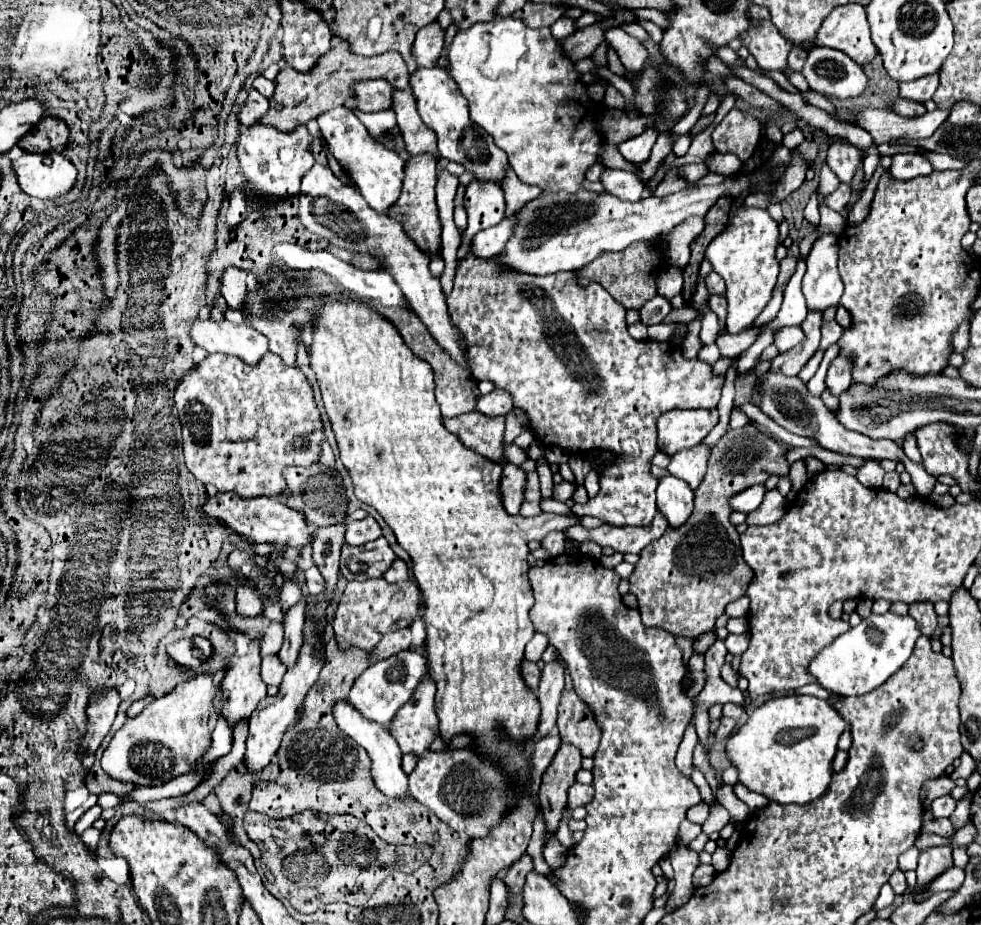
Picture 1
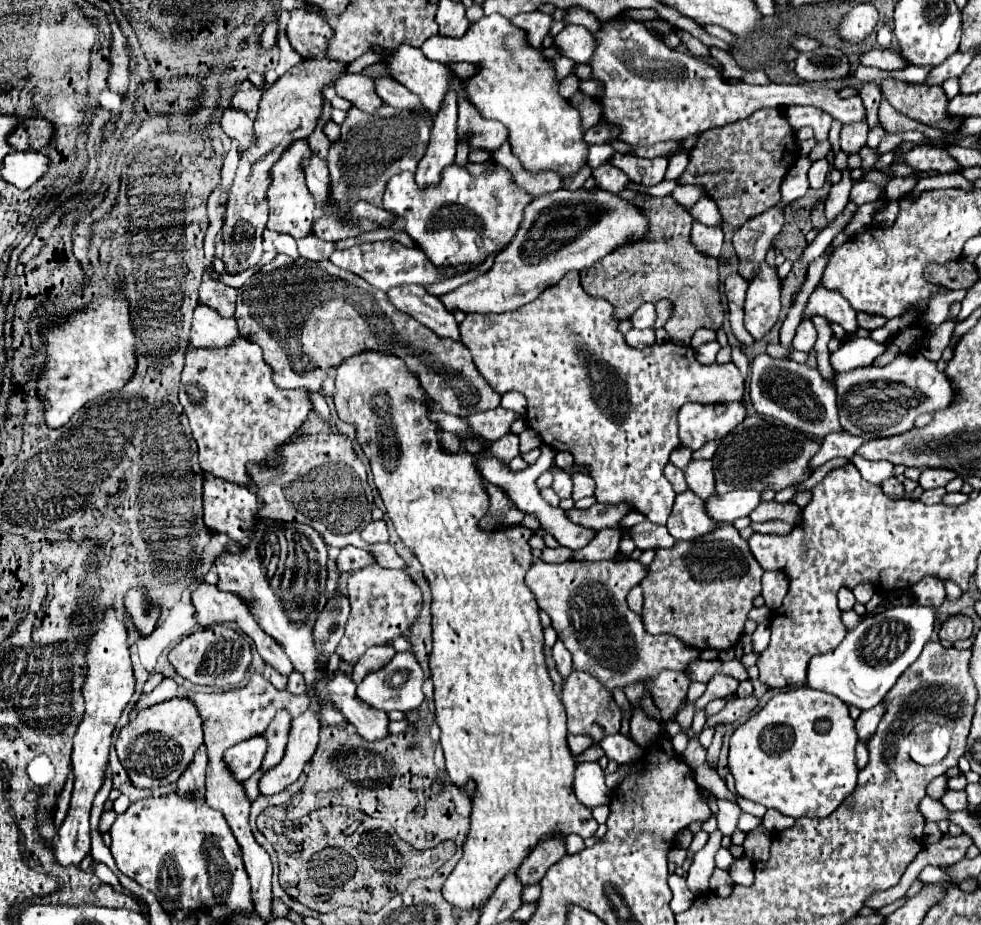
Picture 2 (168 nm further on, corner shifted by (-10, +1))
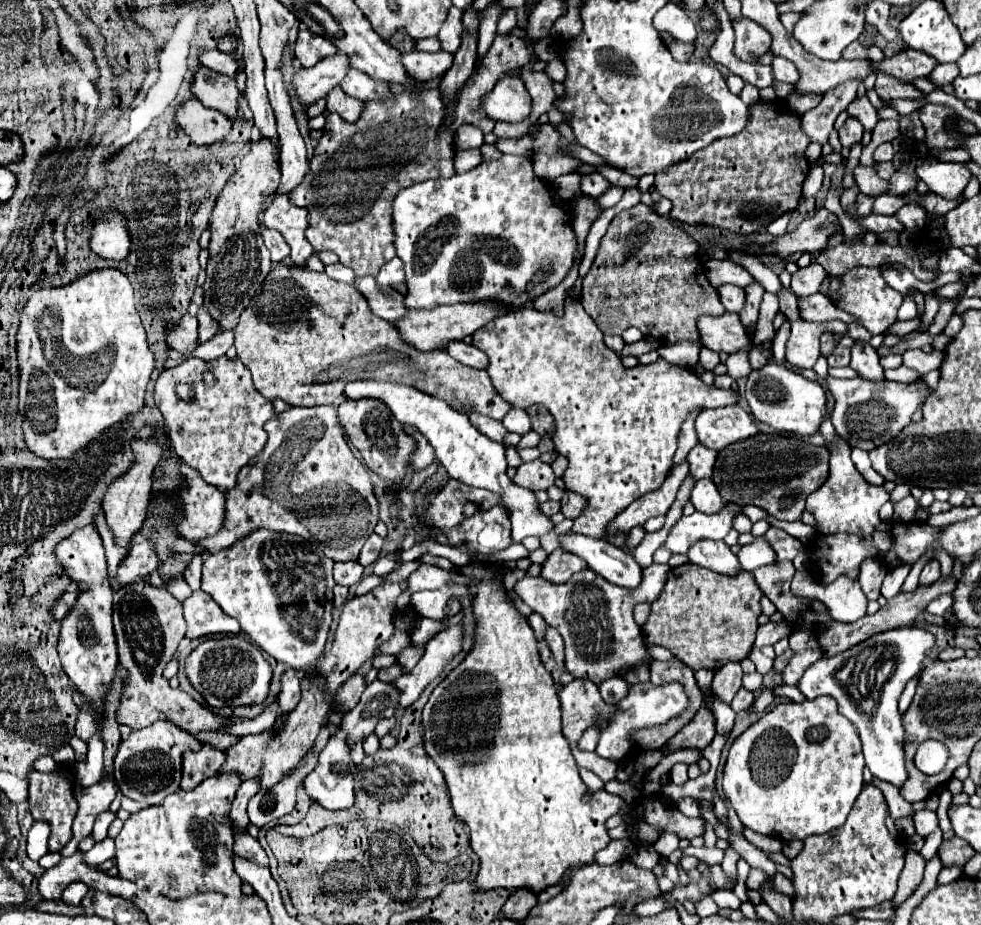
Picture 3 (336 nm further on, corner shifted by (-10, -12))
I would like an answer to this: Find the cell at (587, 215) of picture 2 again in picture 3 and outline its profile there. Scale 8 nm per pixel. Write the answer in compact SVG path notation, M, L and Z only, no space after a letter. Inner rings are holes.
M443 305L431 311L409 311L405 317L393 321L393 327L399 331L401 341L409 347L415 347L417 351L435 351L447 349L449 341L461 341L467 335L473 335L479 327L487 325L499 315L505 313L495 313L495 309L487 309L487 305Z

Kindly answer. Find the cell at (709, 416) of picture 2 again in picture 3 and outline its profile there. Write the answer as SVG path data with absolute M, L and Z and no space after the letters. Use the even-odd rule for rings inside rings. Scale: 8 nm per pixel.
M739 405L705 409L695 421L699 441L709 449L723 449L759 433L753 417Z

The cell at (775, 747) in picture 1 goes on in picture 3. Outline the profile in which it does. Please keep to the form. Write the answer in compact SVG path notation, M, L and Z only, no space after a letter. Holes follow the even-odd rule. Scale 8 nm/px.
M819 697L813 701L803 701L803 703L779 703L773 709L769 709L759 721L755 721L747 731L743 731L731 745L729 749L729 757L725 763L725 771L723 771L723 793L729 801L729 805L735 809L735 813L739 815L741 823L761 835L771 835L775 839L781 841L793 841L793 839L807 839L811 835L821 835L821 833L829 833L833 829L837 829L839 825L845 823L855 799L859 797L861 789L863 789L863 753L861 753L861 741L859 735L855 733L855 727L851 725L851 721L847 721L839 711L837 711L837 703L831 697Z

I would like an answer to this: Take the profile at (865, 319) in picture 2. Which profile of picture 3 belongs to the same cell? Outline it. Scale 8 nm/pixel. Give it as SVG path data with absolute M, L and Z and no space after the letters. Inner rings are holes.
M917 319L897 321L897 323L889 329L889 333L893 333L893 335L907 335L907 333L911 333L911 331L915 331L915 329L919 329L919 327L921 327L921 321L917 321Z

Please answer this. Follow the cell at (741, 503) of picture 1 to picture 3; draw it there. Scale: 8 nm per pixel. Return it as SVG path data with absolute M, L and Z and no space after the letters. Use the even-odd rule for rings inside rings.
M725 505L717 515L703 515L699 511L693 515L681 515L681 519L671 527L667 541L653 553L653 561L667 563L671 555L687 555L689 547L701 539L721 541L731 531L733 515L739 511L739 505Z

